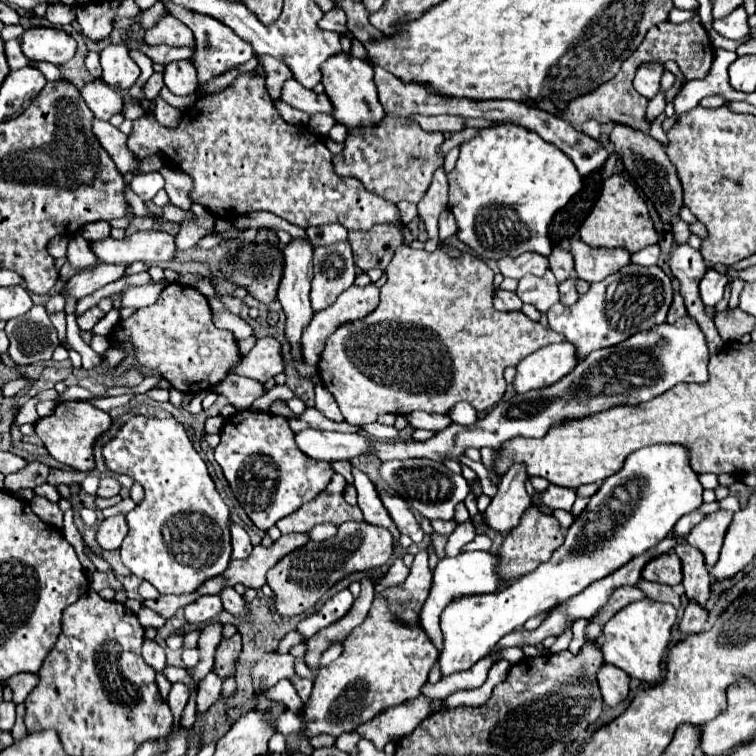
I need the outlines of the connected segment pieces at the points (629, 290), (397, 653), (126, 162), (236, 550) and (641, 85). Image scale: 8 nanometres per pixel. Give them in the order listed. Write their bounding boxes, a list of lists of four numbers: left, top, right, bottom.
[[547,264,673,360],[301,600,437,740],[91,120,137,174],[229,524,253,560],[633,64,665,98]]

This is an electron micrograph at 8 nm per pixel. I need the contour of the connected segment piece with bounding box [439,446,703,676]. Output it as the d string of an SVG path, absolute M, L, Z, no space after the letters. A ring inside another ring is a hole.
M647 446L633 452L621 472L609 476L599 492L591 496L585 512L573 522L565 536L565 544L561 544L553 556L543 562L535 572L517 578L513 584L507 584L497 594L483 596L461 596L449 602L441 612L441 630L445 636L445 650L439 658L443 676L449 676L459 670L469 670L477 660L481 660L489 650L499 642L505 634L523 628L523 624L555 608L557 604L569 600L571 596L583 592L595 580L601 580L613 574L617 568L627 564L633 556L653 548L659 540L673 532L673 526L683 514L697 510L703 504L703 486L697 480L697 474L687 464L687 452L681 446ZM629 482L637 482L639 500L627 512L613 512L621 518L613 530L603 534L589 534L587 524L593 518L603 516L603 506L617 498L617 502L627 502L625 486Z

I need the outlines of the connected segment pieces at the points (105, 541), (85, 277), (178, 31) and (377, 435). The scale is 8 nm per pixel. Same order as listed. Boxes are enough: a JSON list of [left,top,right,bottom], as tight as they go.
[[97,516,127,550],[67,262,129,300],[145,16,195,46],[361,422,399,440]]

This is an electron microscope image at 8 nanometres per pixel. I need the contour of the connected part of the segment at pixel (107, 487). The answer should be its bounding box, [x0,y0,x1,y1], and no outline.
[97,478,119,498]

